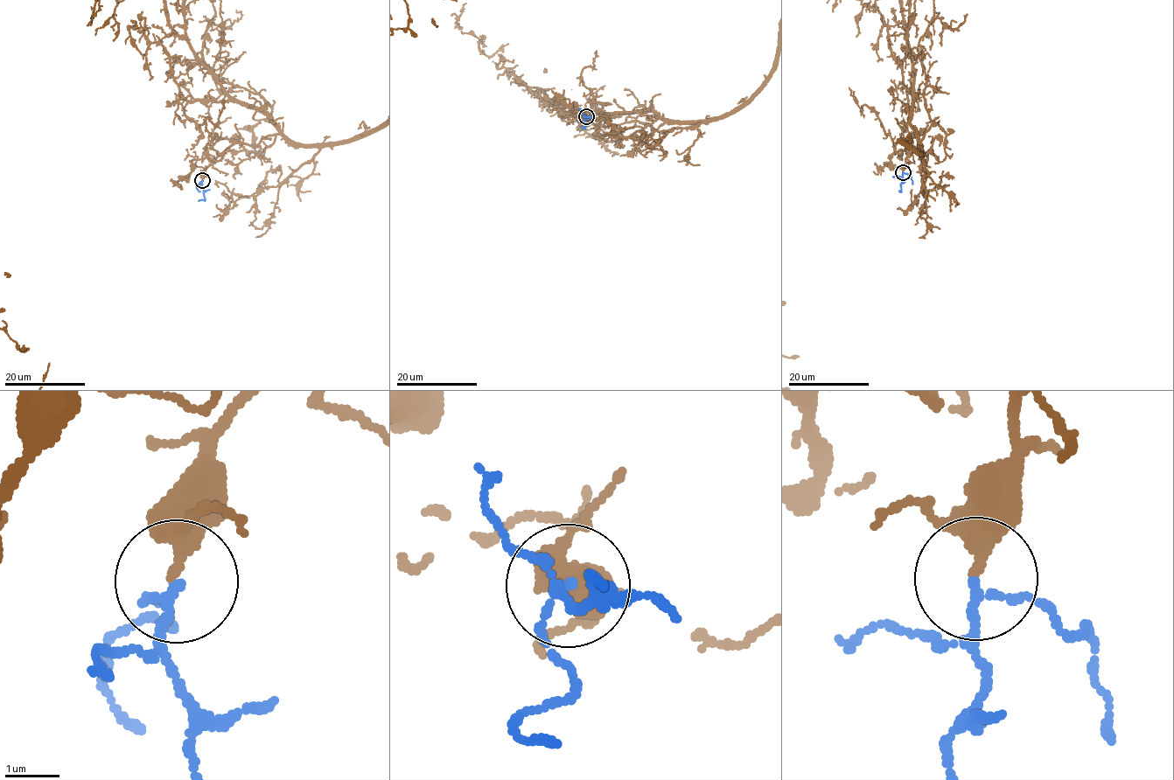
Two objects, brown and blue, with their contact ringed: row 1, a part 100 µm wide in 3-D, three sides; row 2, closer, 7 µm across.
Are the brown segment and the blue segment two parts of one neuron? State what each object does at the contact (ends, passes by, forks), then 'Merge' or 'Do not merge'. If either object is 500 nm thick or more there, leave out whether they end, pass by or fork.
At the ring brown passes by. At the ring blue passes by. Merge

